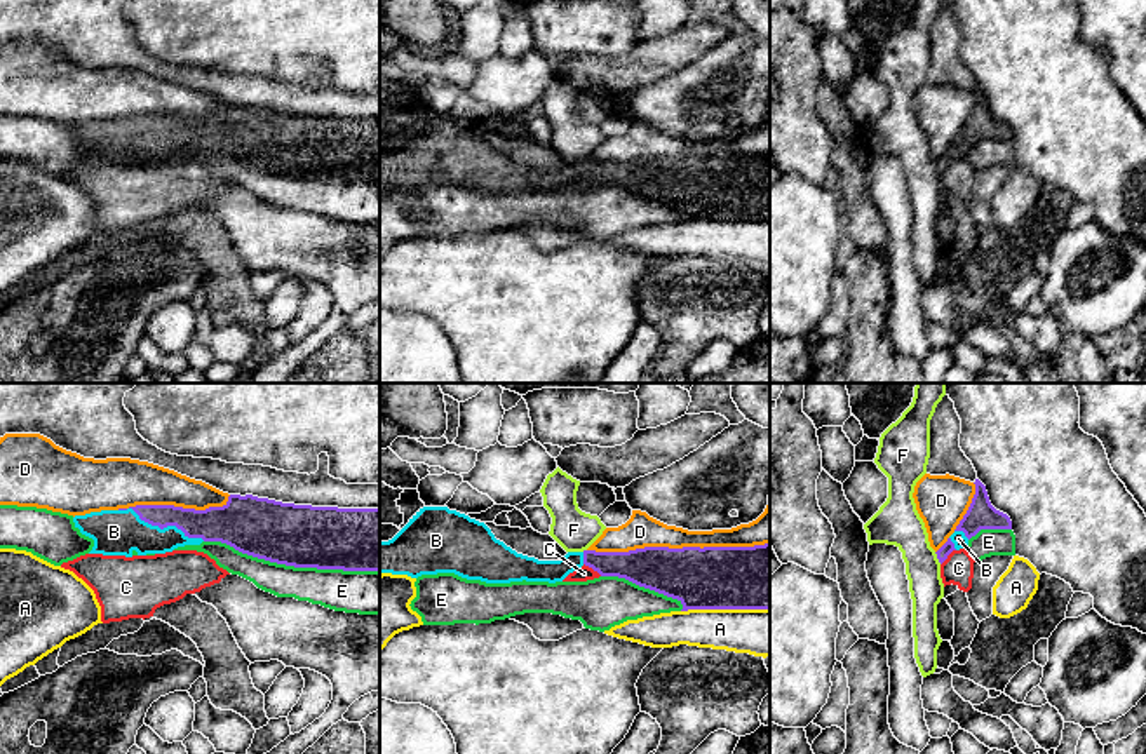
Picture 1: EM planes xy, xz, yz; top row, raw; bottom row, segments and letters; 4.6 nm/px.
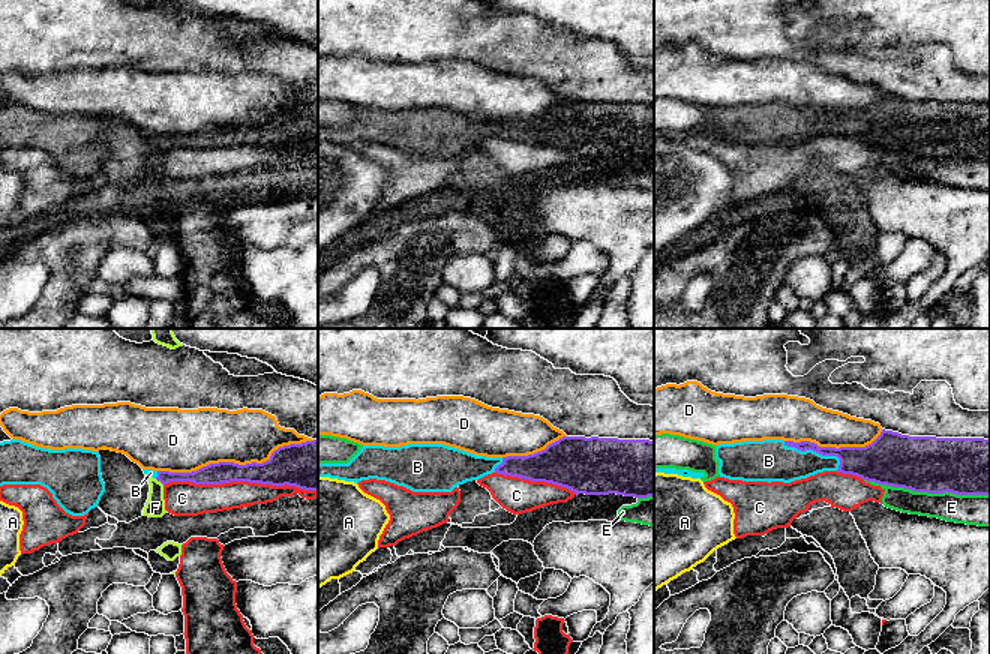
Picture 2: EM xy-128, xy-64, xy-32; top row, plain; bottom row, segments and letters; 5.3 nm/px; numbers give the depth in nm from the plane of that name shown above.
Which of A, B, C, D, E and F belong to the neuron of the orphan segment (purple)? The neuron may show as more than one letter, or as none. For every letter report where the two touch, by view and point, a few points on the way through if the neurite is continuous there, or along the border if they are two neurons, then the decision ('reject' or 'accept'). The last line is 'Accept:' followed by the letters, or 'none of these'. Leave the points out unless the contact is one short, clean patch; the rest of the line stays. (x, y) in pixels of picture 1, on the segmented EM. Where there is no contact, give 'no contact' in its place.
A: contact xz (725, 608); reject
B: contact xy (162, 528); way xy (216, 523), (162, 528), (114, 531); accept
C: contact xz (593, 568); reject
D: contact xz (678, 549); reject
E: contact xy (291, 565); reject
F: contact yz (937, 558); border yz (934, 552), (941, 563); reject
Accept: B

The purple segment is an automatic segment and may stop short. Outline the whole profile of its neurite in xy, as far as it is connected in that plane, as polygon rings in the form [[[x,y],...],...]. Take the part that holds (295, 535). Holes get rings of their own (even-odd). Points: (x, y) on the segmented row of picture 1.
[[[230,495],[223,507],[206,510],[174,505],[136,505],[73,517],[75,528],[94,540],[89,554],[165,554],[185,545],[221,542],[235,550],[294,568],[380,571],[380,508],[338,508],[282,503],[253,495]]]

